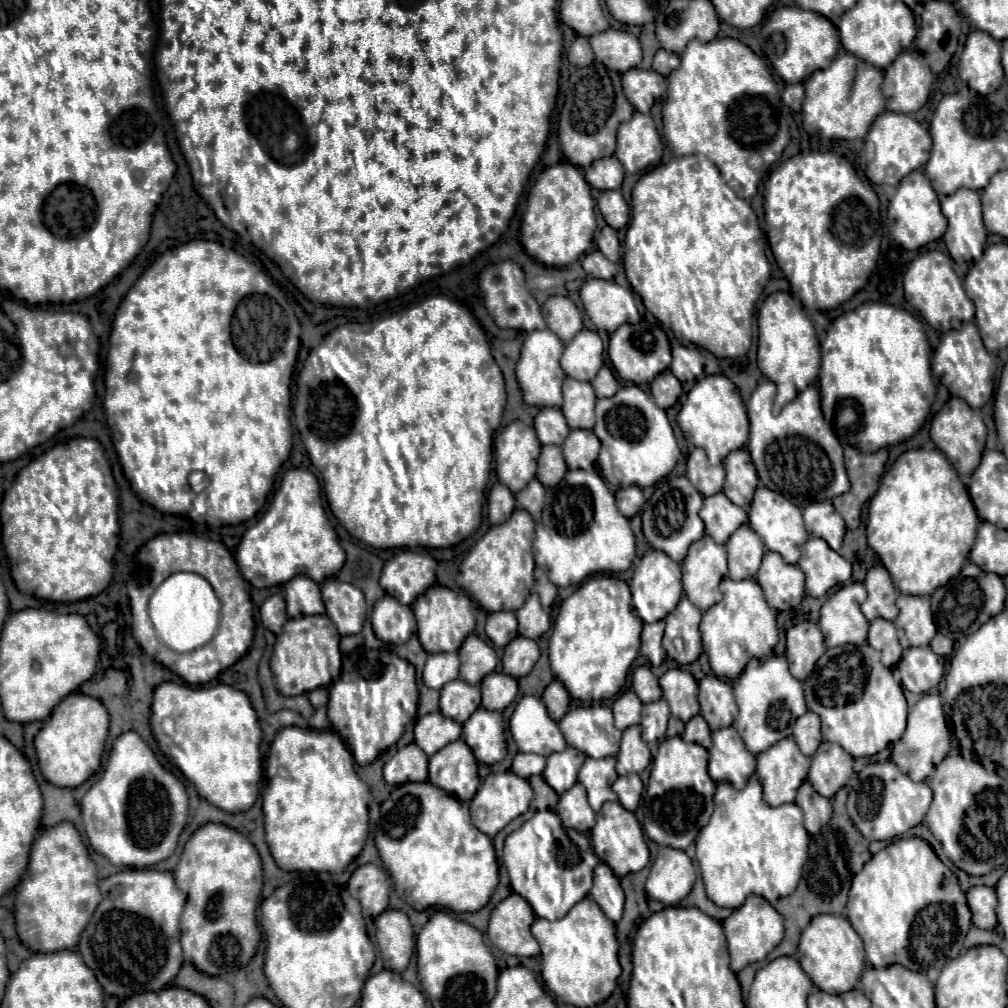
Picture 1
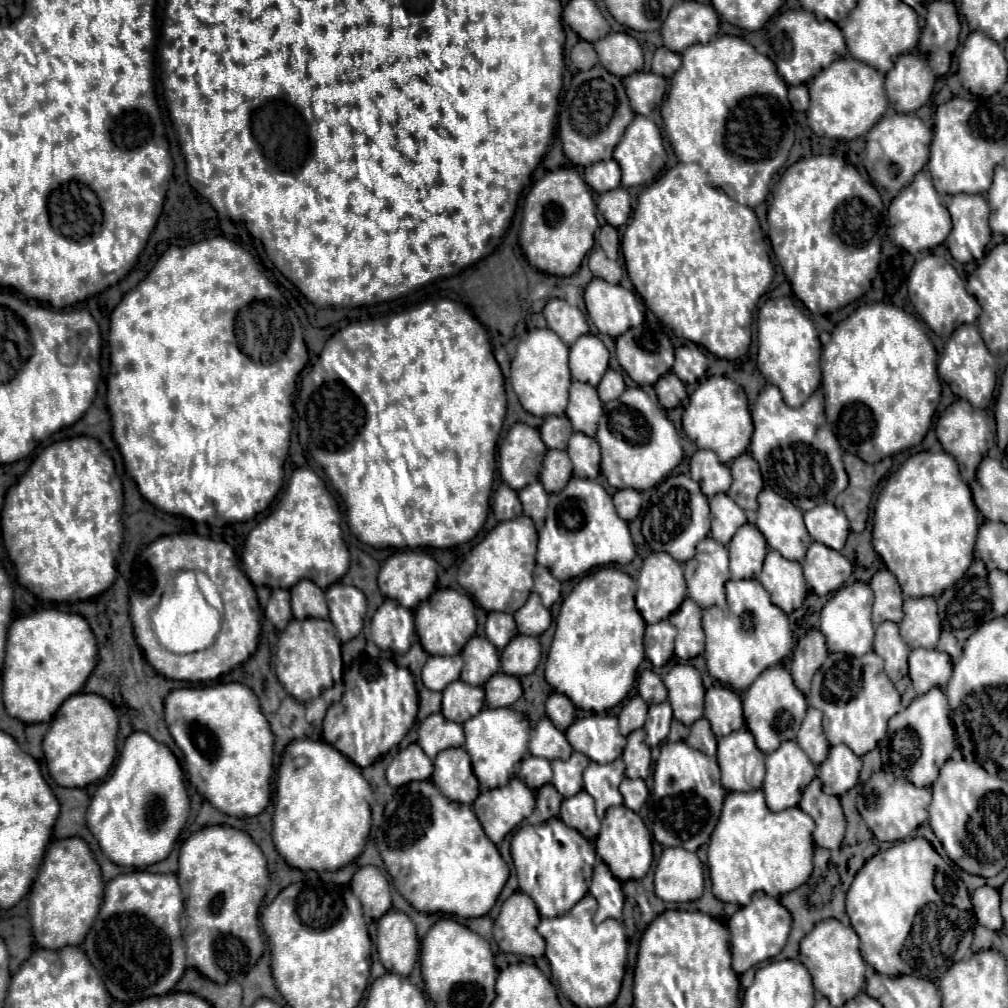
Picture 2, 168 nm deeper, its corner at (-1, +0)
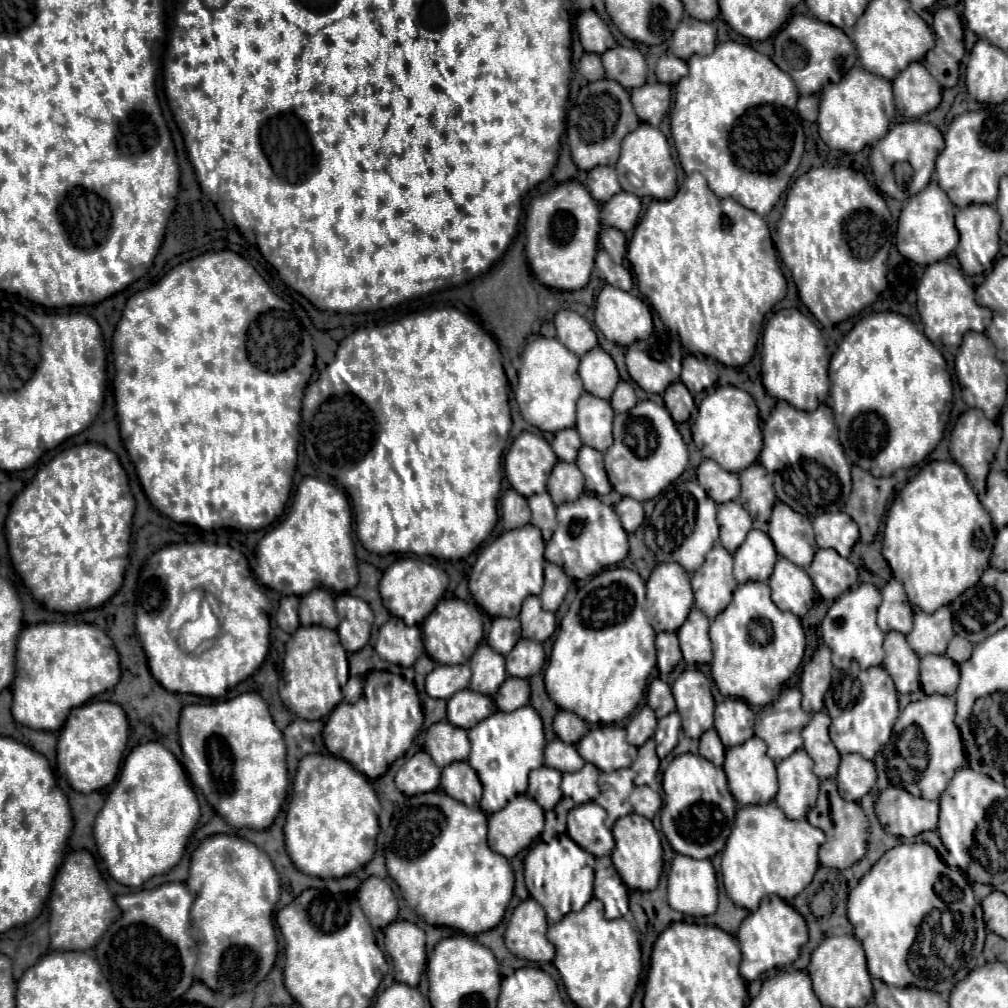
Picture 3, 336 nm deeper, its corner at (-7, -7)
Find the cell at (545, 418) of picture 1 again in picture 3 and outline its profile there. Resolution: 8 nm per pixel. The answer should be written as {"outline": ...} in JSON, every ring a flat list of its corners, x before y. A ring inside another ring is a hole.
{"outline":[[576,429,558,431,556,439,552,443,552,449,558,455,558,459,566,461,566,463,574,463,576,461,576,455,578,455,580,447,582,447,582,443,580,443,580,435,578,435]]}

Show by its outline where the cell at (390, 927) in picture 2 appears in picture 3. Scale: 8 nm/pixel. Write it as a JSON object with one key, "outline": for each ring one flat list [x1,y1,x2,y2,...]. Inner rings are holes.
{"outline":[[394,921,386,927,386,951,394,963,394,977,398,983,416,987,426,967,426,935,408,921]]}

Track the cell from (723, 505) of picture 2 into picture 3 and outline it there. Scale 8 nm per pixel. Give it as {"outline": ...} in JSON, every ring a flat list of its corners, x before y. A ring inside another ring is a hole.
{"outline":[[722,503,718,507,718,525,720,525,720,543,726,551,734,553,740,543,744,543,748,531,752,529,752,517,740,503]]}

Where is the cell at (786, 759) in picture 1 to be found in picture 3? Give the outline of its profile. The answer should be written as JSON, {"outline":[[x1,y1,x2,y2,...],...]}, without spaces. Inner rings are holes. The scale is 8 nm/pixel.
{"outline":[[804,749,794,751,778,763,778,795,776,805,788,819,802,819,814,807,818,797,818,777,812,771,812,759]]}

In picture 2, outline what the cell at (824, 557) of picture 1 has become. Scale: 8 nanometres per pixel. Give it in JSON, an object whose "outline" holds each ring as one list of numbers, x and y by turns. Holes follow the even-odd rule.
{"outline":[[810,544,802,560,806,584,818,594,826,596,836,592,852,574,852,564,840,552,826,548,824,544]]}

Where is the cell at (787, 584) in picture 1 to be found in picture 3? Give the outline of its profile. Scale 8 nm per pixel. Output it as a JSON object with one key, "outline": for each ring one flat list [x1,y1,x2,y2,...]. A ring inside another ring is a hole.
{"outline":[[780,557,774,573,770,577,772,601,782,611,790,611,798,617,804,617,814,603,814,585,808,579,808,573,802,567,796,567,792,561]]}

